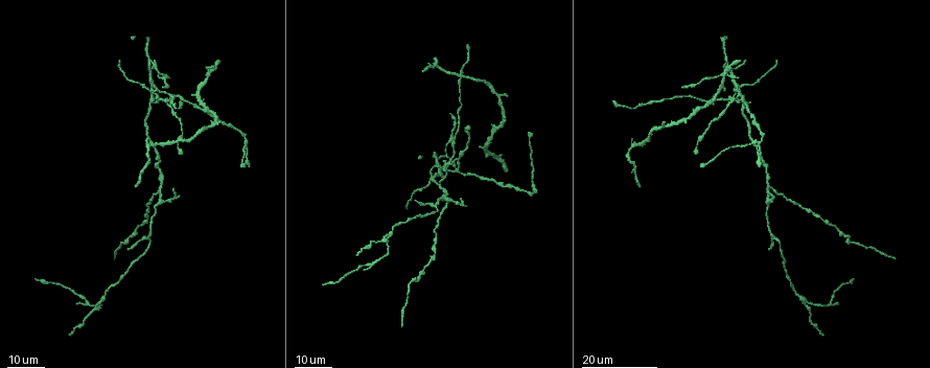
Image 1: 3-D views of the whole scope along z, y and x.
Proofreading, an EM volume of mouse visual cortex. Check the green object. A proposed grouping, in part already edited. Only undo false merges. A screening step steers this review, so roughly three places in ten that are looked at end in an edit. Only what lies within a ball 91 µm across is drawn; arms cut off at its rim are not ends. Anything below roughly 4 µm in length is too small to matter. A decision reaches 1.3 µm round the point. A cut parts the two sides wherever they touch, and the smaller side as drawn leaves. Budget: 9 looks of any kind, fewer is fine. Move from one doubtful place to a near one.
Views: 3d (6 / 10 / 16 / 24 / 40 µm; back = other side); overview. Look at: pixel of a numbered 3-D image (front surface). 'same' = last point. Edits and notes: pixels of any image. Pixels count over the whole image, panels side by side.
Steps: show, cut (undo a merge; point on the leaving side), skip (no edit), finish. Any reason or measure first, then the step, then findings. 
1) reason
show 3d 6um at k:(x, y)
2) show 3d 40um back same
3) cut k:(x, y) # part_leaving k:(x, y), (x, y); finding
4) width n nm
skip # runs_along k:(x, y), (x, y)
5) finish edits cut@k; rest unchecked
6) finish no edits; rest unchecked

three-way junction
show 3d 16um at 1:(759, 143)

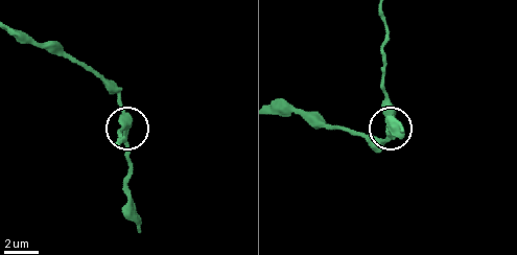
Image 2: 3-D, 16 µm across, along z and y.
show 3d 6um same

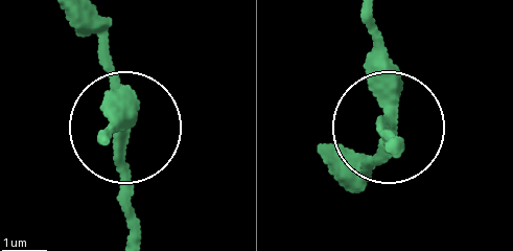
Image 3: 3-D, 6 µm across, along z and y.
arms 3
skip # continuous, no second cell

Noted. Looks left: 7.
three-way junction
show 3d 24um at 1:(726, 62)

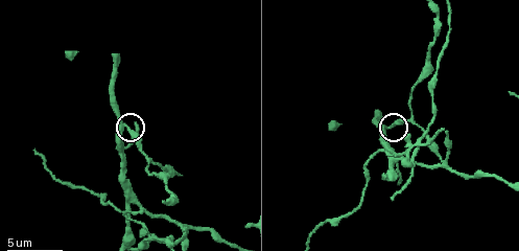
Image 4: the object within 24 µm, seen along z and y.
show 3d 6um at 4:(387, 126)

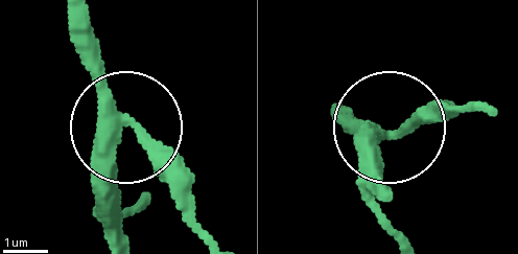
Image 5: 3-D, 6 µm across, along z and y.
other side
show 3d 6um back at 5:(386, 132)

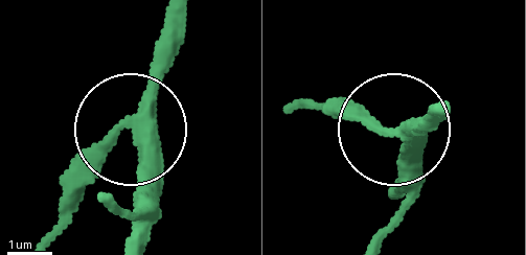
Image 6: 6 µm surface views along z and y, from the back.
arms 3
skip # runs_along 6:(136, 236), (136, 112), (177, 26); all the same cell

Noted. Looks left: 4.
show 3d 24um at 1:(451, 200)

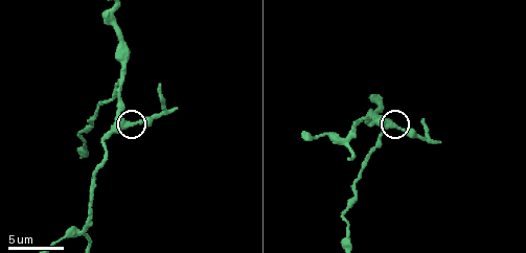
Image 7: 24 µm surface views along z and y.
closer look
show 3d 10um at 7:(393, 125)

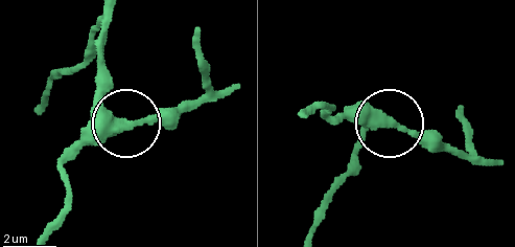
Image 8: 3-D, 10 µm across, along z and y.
side_arm 7 um
skip # runs_along 8:(110, 8), (103, 42), (110, 110), (143, 124), (195, 110); all the same cell

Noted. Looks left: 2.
arms part here
show 3d 6um at 7:(343, 142)

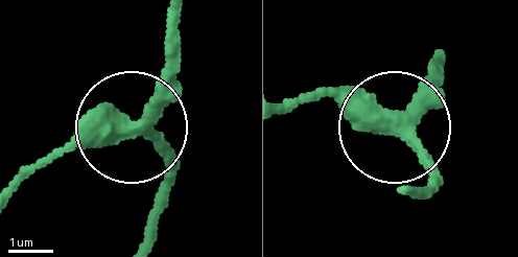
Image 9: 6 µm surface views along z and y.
side_arm 7 um
skip # runs_along 9:(433, 57), (429, 91), (389, 125), (302, 95); continuous, no second cell

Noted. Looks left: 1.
finish no edits; rest unchecked

